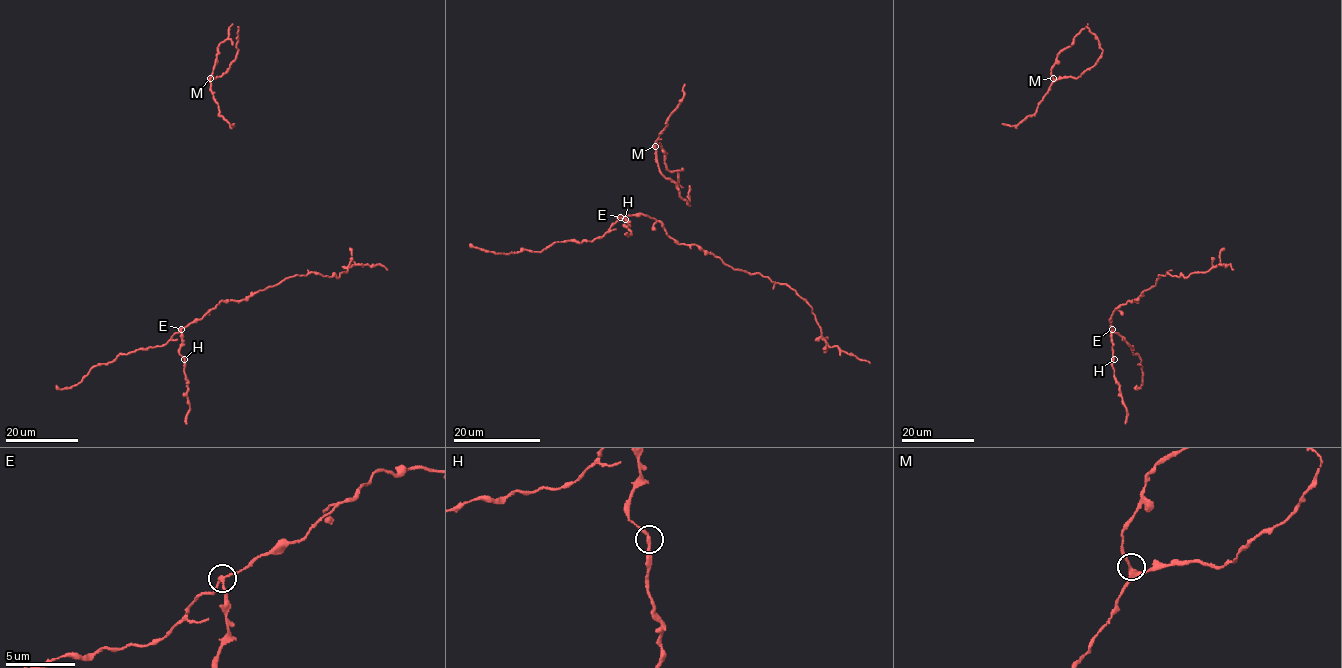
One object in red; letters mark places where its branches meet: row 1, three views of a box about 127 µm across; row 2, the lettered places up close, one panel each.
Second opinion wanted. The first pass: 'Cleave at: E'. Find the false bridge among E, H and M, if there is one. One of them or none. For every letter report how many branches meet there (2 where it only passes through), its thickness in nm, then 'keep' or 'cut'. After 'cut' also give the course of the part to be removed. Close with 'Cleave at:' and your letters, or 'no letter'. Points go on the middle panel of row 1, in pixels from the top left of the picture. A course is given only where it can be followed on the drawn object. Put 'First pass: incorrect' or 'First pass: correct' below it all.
E: branches 3; calibre 180 nm; cut; course (620, 217), (655, 218), (679, 244), (698, 245), (735, 269), (785, 284), (810, 306), (829, 346), (869, 363)
H: branches 2; calibre 200 nm; keep
M: branches 3; calibre 320 nm; keep
Cleave at: E
First pass: correct

